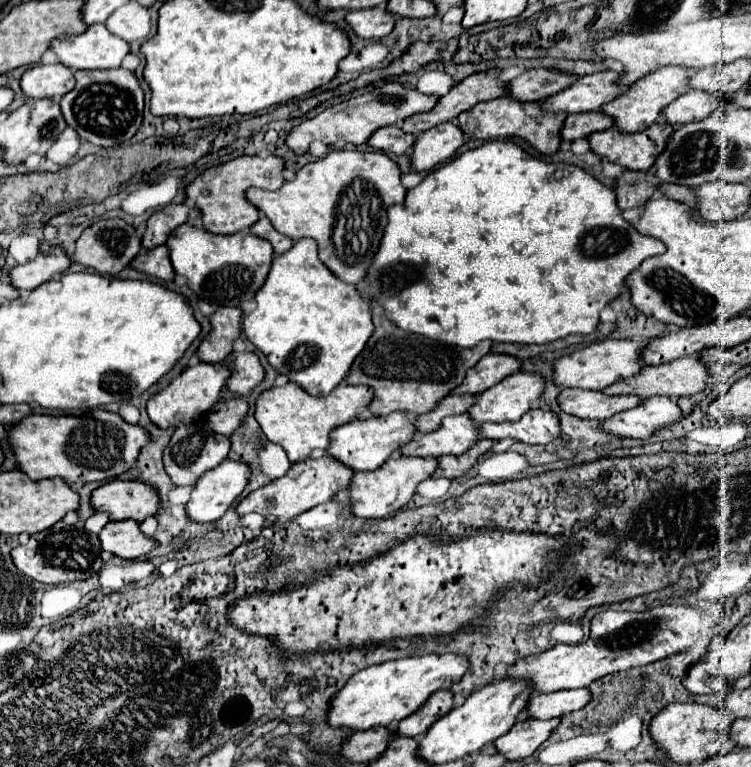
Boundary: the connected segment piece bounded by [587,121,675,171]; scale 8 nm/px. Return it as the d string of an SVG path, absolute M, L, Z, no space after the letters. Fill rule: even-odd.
M657 121L639 133L619 133L615 129L599 131L587 137L591 151L611 163L617 163L631 171L647 171L657 155L667 147L675 127Z

